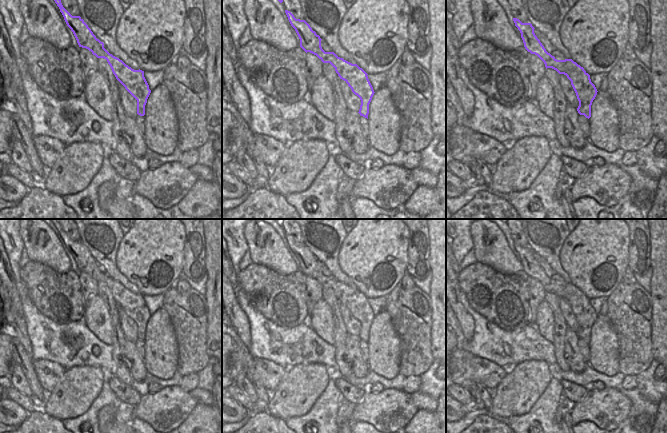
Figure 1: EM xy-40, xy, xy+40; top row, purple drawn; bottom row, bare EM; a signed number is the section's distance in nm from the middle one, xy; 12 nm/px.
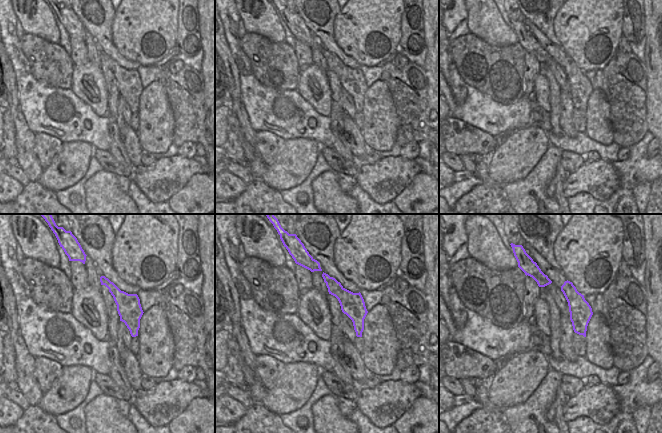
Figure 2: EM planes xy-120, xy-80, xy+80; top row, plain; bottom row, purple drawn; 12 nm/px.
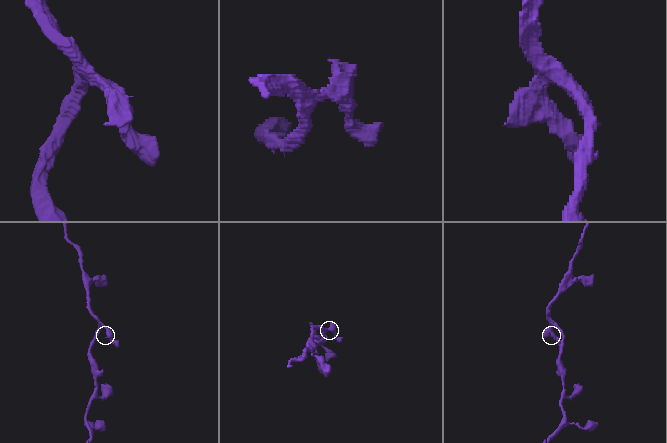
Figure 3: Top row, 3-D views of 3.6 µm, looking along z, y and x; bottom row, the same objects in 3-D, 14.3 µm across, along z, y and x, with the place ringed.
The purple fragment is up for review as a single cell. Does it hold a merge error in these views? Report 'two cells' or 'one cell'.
one cell

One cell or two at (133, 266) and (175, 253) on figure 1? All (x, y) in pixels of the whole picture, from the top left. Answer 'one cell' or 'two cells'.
one cell

